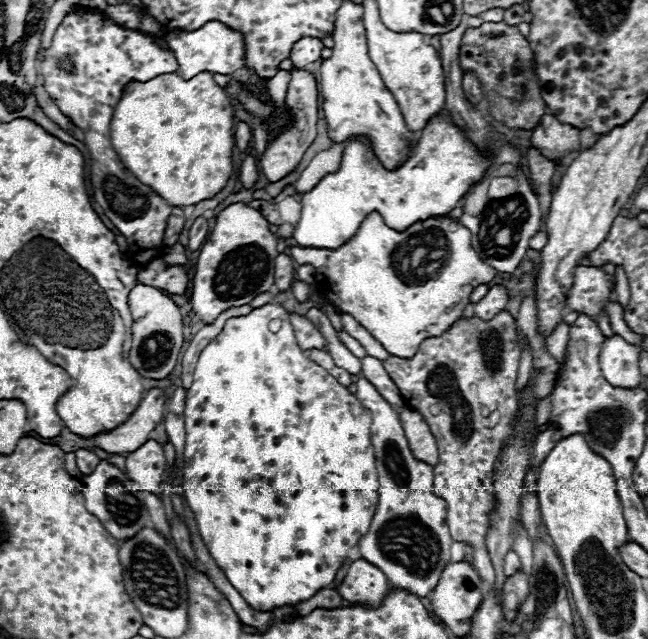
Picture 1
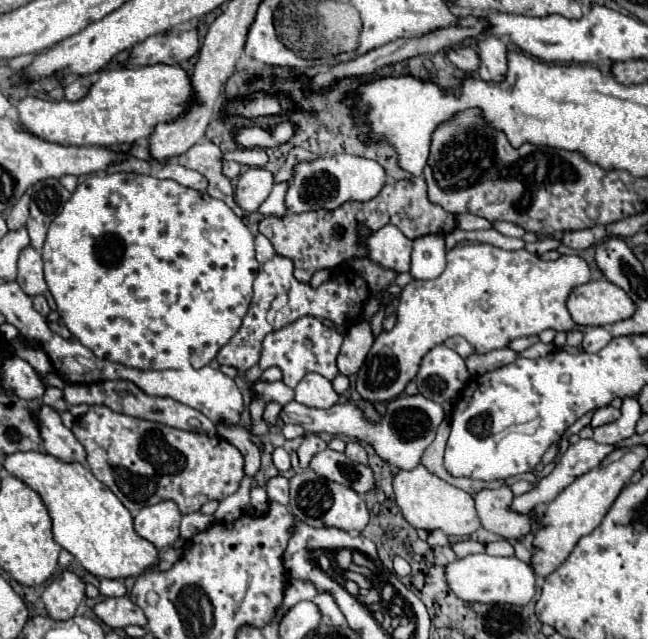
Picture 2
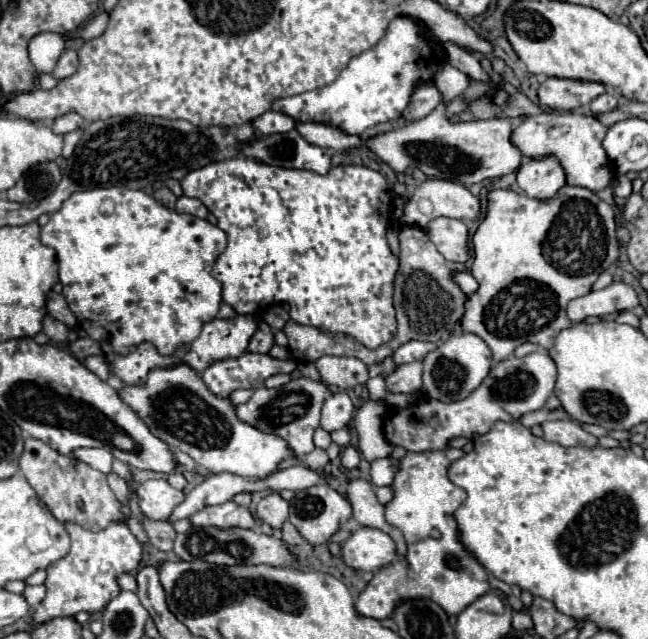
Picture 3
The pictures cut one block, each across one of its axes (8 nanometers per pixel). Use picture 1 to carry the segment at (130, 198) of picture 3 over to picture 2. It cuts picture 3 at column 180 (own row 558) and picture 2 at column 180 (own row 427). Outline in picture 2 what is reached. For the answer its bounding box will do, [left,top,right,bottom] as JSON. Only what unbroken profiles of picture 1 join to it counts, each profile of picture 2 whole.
[42,172,260,370]

